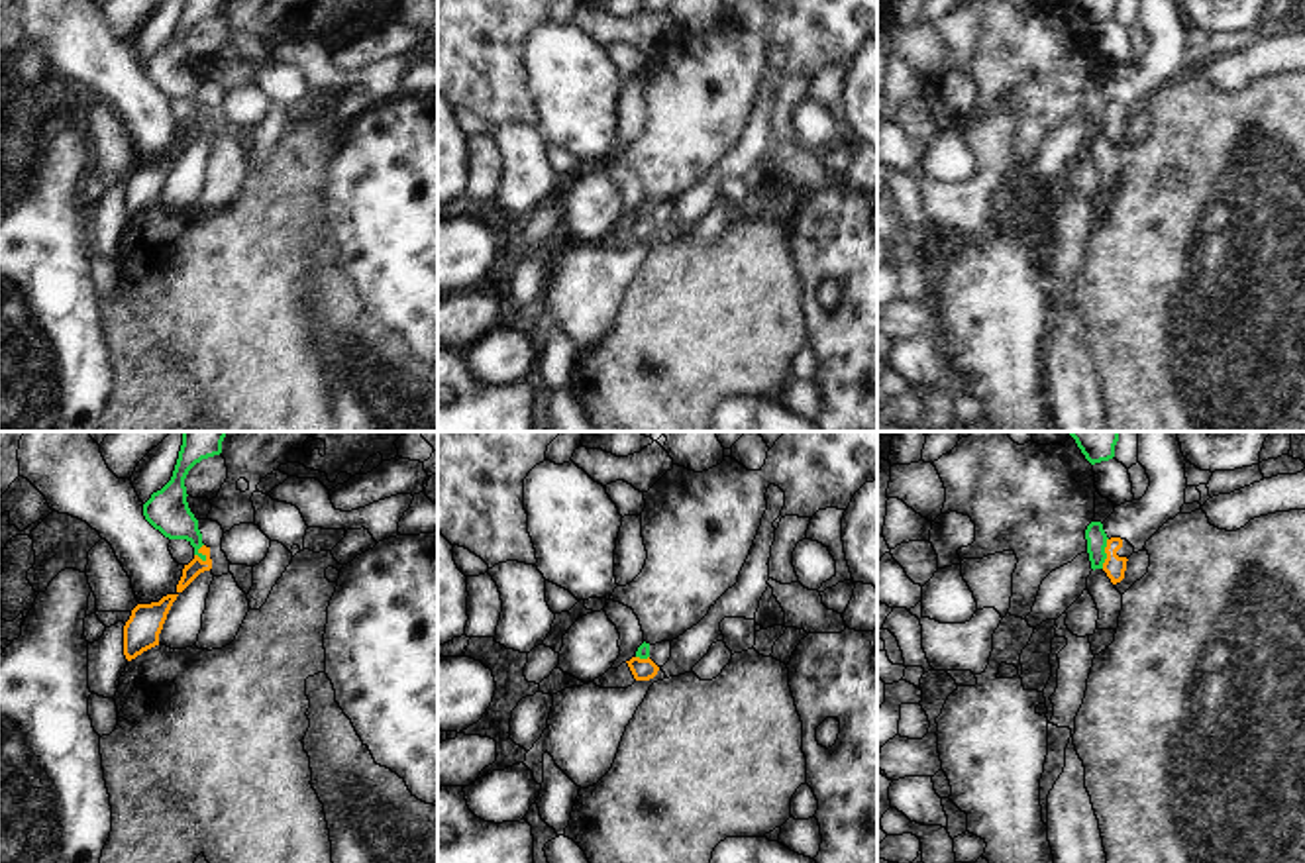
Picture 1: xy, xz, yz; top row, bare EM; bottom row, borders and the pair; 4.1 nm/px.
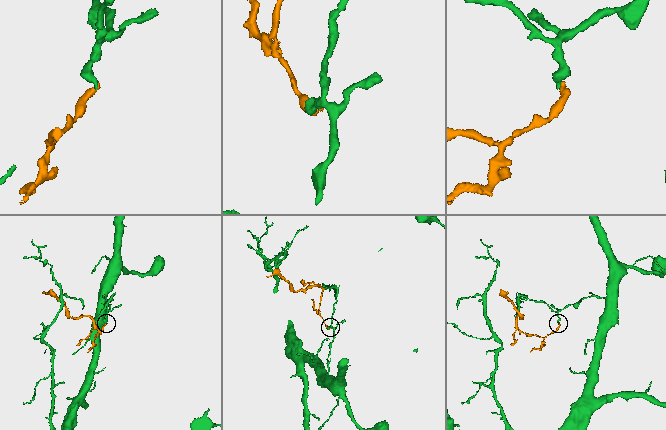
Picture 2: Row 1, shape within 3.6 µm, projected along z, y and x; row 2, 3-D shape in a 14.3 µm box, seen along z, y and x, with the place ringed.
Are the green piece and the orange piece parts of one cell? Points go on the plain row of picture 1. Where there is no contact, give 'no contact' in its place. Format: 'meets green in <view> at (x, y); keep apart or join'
meets green in xy at (201, 114); keep apart

